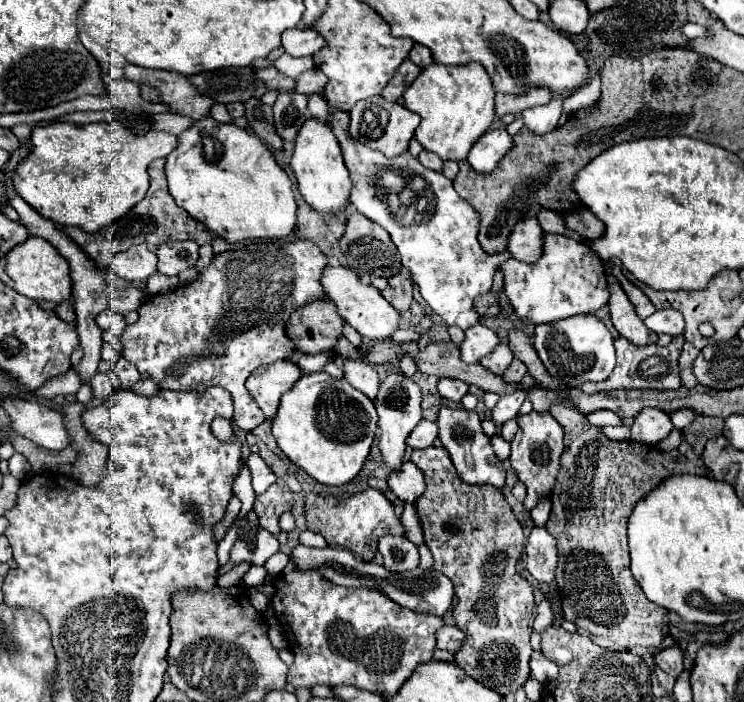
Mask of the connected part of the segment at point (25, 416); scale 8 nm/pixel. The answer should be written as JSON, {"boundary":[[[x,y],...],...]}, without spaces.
{"boundary":[[[4,398],[2,408],[20,436],[50,450],[62,450],[68,446],[68,434],[58,412],[18,398]]]}

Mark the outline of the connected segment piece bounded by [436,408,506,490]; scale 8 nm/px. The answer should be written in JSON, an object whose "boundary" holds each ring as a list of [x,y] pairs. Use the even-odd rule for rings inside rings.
{"boundary":[[[442,408],[438,412],[438,420],[436,420],[438,428],[440,428],[440,440],[444,444],[444,448],[450,454],[450,460],[458,472],[458,476],[468,482],[468,484],[490,484],[498,490],[504,490],[506,486],[506,470],[502,466],[502,462],[496,458],[492,446],[490,446],[490,438],[484,434],[482,426],[480,426],[480,418],[476,412],[468,412],[464,408]]]}

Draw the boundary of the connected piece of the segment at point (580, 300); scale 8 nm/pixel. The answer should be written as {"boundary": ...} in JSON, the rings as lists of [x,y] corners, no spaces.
{"boundary":[[[542,234],[542,258],[534,264],[506,260],[498,266],[504,274],[504,294],[520,320],[550,324],[576,314],[594,314],[608,302],[608,284],[602,260],[582,242],[564,234]]]}

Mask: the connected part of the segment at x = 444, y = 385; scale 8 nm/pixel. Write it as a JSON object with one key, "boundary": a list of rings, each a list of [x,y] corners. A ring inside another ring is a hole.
{"boundary":[[[440,378],[440,382],[438,382],[438,392],[440,392],[440,396],[444,396],[446,400],[460,402],[460,398],[468,392],[468,384],[466,384],[466,382],[460,382],[460,380],[454,380],[454,378]]]}

